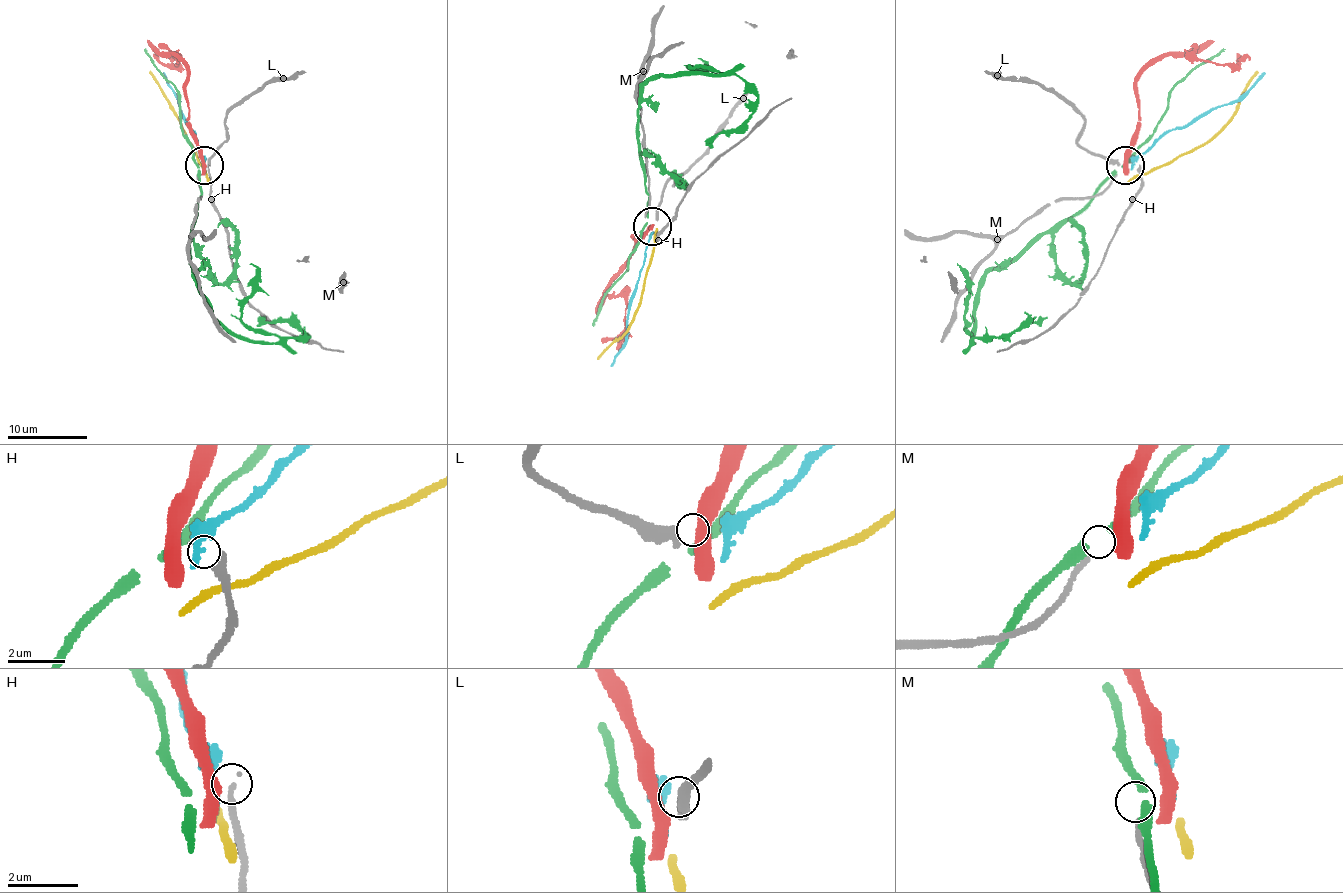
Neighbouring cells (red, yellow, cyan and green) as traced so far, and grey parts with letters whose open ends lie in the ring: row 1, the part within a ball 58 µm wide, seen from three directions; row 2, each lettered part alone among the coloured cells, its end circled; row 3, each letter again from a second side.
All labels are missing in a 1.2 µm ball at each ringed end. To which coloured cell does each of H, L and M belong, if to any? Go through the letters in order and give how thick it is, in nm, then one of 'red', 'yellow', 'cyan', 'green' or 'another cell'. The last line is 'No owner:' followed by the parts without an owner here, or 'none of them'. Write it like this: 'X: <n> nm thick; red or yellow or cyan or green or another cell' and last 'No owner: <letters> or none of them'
H: 30 nm thick; another cell
L: 360 nm thick; another cell
M: 170 nm thick; another cell
No owner: H, L, M

